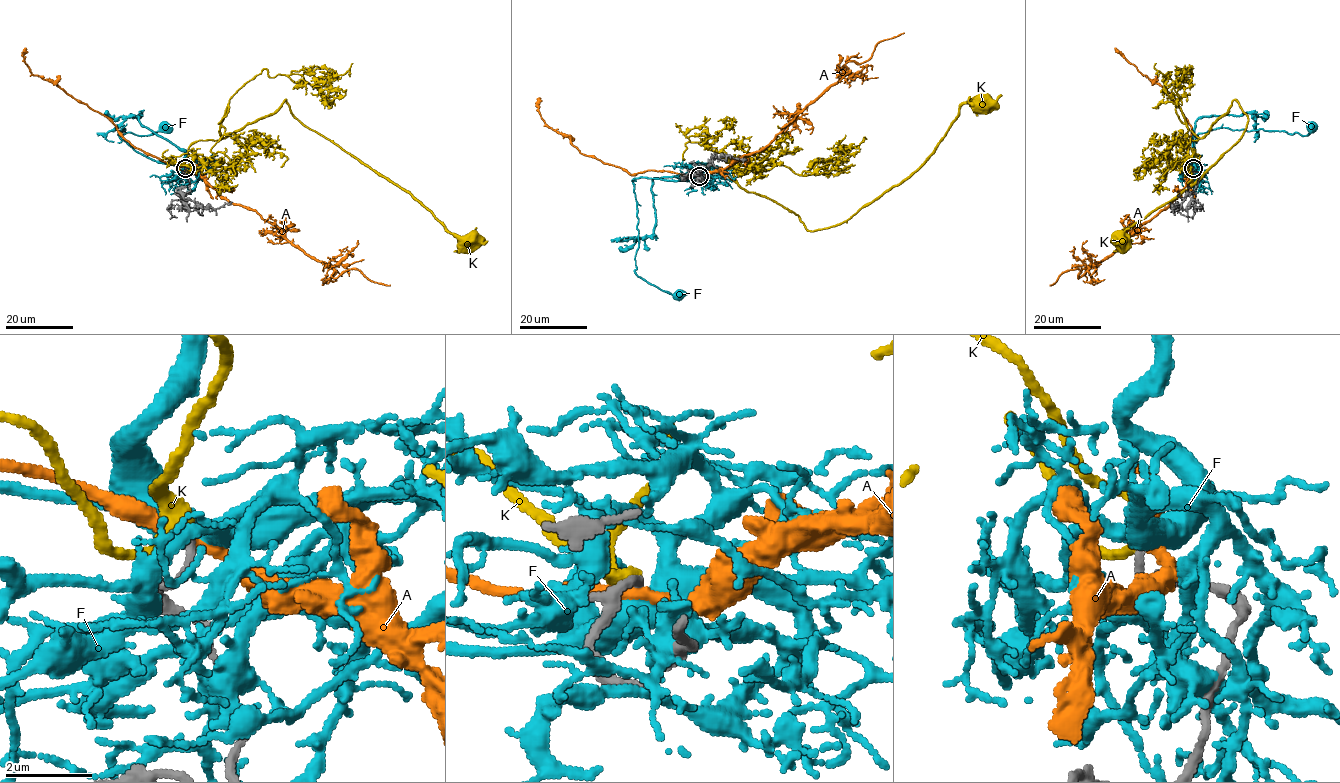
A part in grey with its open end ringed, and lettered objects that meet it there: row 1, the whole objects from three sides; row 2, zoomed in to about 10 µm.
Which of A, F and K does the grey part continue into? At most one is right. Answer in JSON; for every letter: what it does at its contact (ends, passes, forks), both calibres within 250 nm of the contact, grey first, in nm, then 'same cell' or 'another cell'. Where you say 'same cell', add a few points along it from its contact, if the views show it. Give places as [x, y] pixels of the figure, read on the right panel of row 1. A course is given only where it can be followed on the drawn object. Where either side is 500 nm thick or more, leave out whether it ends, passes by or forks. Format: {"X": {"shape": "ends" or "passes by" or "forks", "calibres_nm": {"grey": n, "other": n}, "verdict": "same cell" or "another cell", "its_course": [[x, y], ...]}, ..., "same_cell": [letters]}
{"A": {"shape": "passes by", "calibres_nm": {"grey": 240, "other": 280}, "verdict": "another cell"}, "F": {"calibres_nm": {"grey": 200, "other": 550}, "verdict": "another cell"}, "K": {"shape": "passes by", "calibres_nm": {"grey": 240, "other": 400}, "verdict": "same cell", "its_course": [[1193, 168], [1182, 142], [1202, 138], [1234, 99], [1248, 119], [1239, 140], [1125, 227], [1120, 242]]}, "same_cell": ["K"]}

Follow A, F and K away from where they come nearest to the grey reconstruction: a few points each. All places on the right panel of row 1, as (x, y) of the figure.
A: (1193, 168), (1189, 181), (1167, 207), (1133, 232), (1112, 255), (1079, 278), (1081, 271), (1073, 269), (1049, 284)
F: (1194, 168), (1197, 165), (1194, 142), (1198, 134), (1228, 127), (1306, 136), (1312, 127)
K: (1193, 168), (1182, 142), (1202, 138), (1234, 99), (1248, 119), (1239, 140), (1125, 227), (1120, 242)

